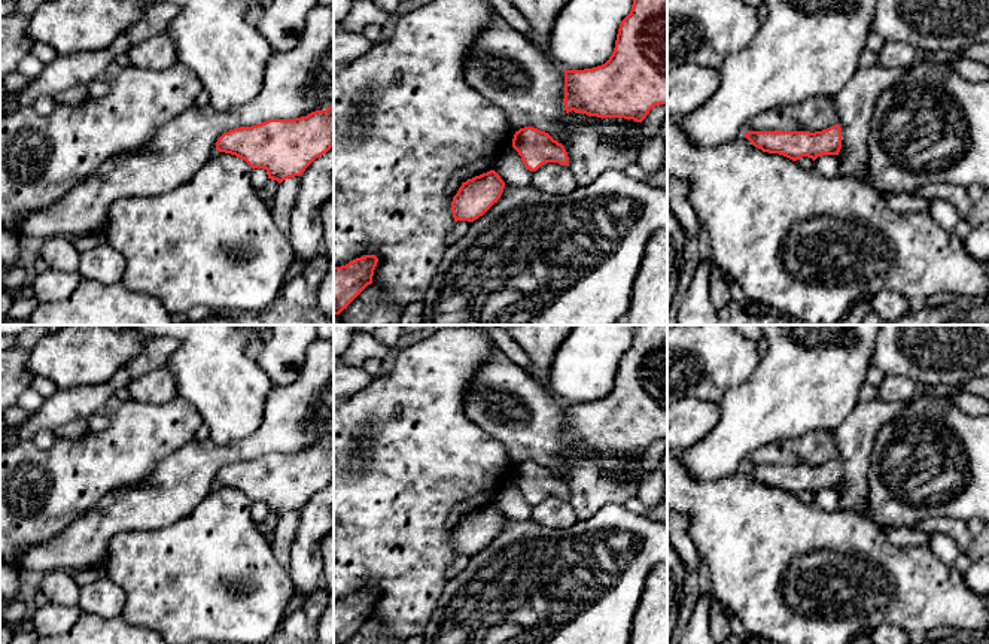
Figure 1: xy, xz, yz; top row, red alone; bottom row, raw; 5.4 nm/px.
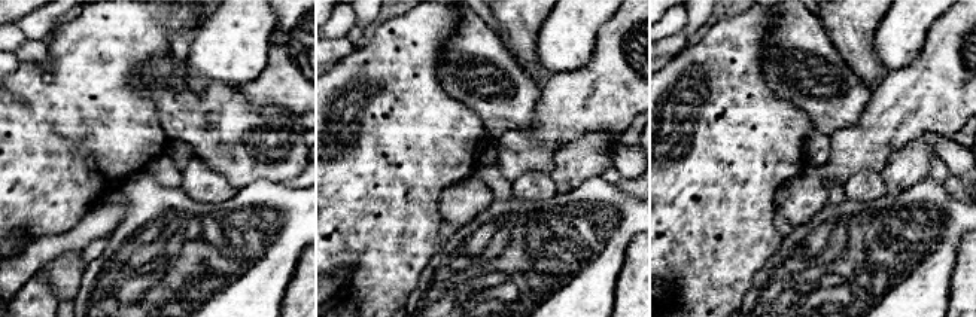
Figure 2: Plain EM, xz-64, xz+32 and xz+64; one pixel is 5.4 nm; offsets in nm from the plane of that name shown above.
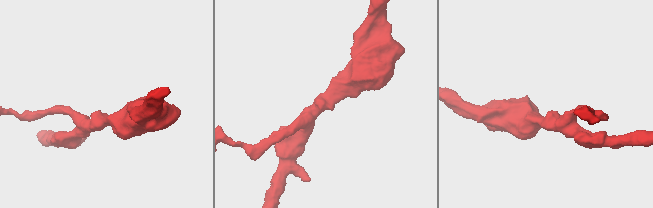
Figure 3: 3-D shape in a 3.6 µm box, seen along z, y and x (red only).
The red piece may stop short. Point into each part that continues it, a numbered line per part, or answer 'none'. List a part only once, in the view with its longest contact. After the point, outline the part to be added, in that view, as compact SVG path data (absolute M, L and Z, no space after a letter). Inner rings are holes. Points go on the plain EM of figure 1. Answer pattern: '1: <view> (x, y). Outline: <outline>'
none

